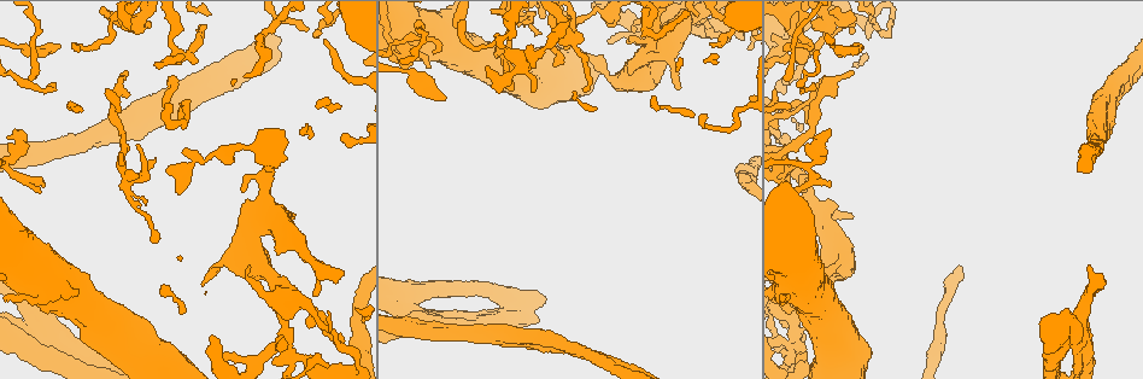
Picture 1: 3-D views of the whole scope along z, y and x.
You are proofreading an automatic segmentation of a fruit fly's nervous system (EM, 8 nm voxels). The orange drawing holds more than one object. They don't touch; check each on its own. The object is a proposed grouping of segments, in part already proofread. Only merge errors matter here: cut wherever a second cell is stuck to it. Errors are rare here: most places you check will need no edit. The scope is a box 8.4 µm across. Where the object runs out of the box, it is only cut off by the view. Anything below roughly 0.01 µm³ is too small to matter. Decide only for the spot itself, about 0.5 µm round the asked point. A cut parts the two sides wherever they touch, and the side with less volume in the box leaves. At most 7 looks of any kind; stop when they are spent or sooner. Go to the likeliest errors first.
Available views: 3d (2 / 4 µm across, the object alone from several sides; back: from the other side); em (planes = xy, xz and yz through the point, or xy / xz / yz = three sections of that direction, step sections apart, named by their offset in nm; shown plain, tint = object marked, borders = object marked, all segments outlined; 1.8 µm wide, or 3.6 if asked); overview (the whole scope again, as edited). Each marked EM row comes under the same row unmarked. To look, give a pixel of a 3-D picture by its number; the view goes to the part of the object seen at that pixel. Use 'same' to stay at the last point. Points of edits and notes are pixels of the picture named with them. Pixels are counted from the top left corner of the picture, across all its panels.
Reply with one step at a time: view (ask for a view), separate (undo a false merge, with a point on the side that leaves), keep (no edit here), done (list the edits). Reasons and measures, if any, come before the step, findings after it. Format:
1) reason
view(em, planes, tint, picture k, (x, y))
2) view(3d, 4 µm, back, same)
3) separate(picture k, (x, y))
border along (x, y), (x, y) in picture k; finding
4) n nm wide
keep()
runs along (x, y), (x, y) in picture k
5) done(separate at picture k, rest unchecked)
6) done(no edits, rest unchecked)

thin neck
view(3d, 2 µm, picture 1, (794, 337))

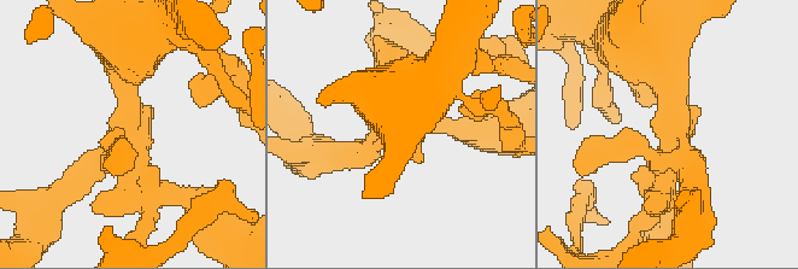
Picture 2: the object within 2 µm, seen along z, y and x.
view(em, yz, step 16, tint, picture 2, (675, 138))

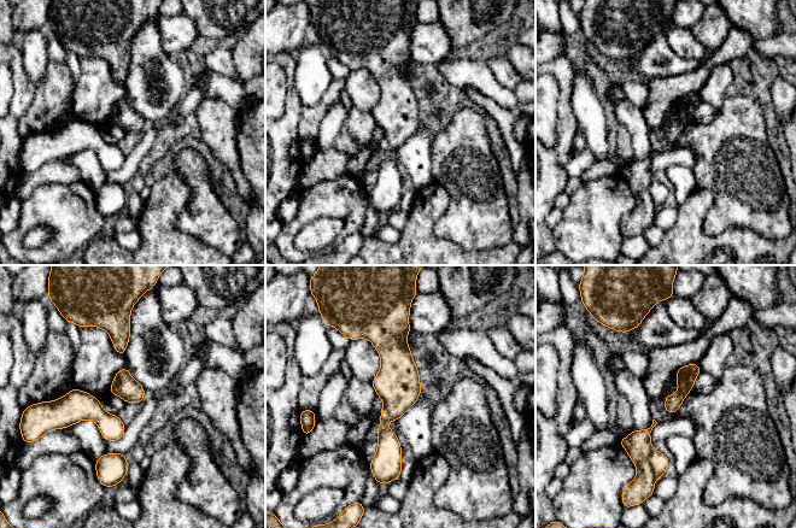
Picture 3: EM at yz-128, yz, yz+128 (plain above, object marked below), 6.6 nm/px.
110 nm wide
separate(picture 3, (637, 444))
the part that leaves runs along (695, 367), (671, 410) in picture 3; two cells meet here

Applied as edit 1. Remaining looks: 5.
two arms in line, one across
view(em, planes, tint, picture 1, (176, 94))

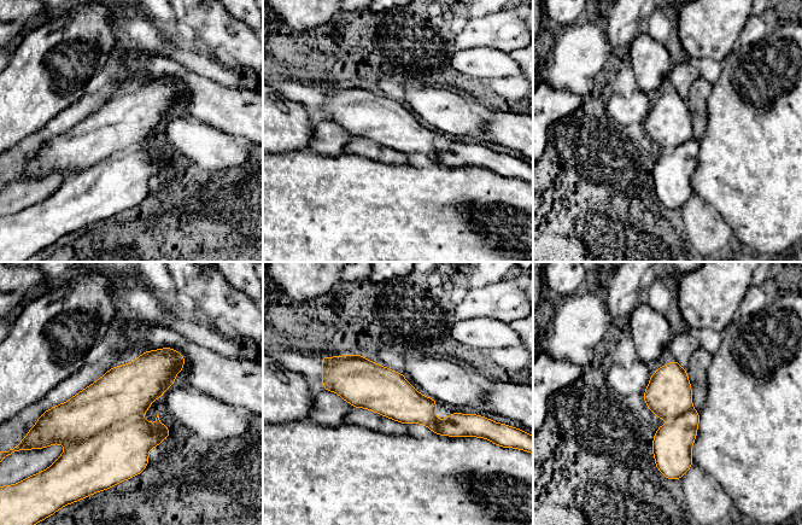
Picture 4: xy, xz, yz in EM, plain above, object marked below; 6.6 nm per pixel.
300 nm wide
keep()
runs along (327, 384), (378, 388), (434, 424), (467, 419) in picture 4; continuous, no second cell

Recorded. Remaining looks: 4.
done(separate at picture 3, rest unchecked)

